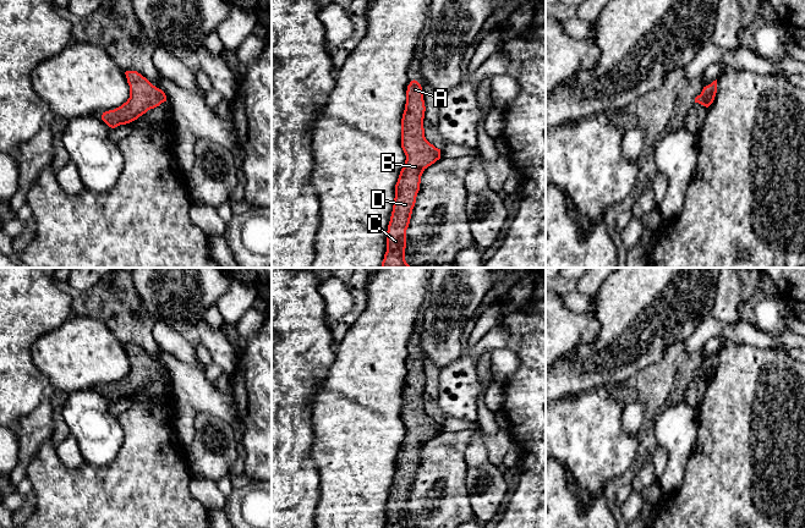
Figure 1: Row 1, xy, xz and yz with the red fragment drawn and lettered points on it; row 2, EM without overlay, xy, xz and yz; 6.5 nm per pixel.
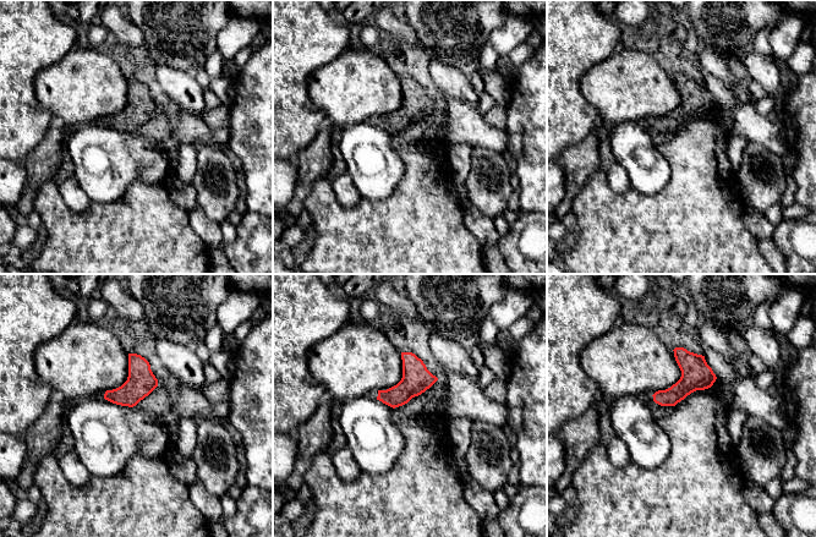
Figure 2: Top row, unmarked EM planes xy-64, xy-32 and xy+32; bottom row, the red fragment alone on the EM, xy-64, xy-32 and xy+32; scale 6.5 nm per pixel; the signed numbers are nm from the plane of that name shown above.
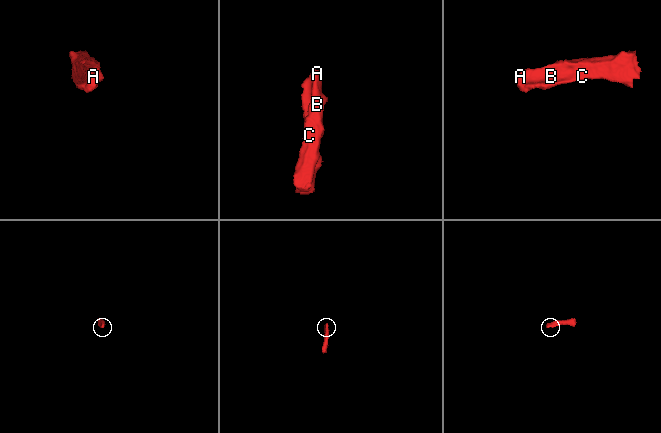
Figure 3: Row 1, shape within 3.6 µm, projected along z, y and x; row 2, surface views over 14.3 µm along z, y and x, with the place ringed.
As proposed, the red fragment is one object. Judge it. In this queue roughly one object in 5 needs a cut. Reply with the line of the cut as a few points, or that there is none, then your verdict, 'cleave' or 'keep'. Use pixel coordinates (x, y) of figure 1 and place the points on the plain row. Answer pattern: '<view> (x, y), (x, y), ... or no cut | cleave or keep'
no cut | keep

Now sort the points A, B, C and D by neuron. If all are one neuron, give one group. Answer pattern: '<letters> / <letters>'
A B C D

